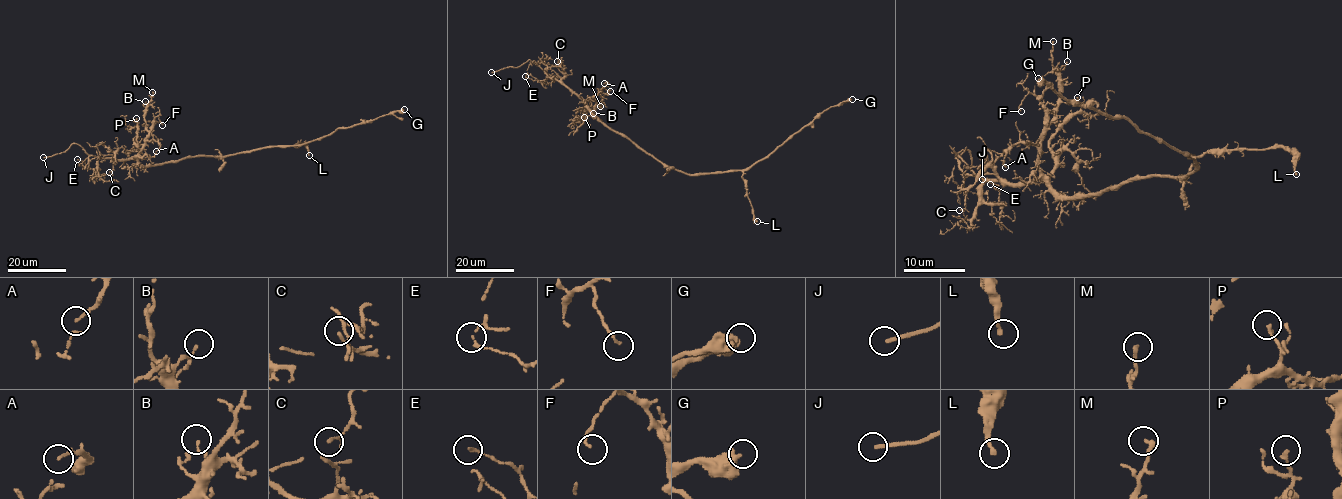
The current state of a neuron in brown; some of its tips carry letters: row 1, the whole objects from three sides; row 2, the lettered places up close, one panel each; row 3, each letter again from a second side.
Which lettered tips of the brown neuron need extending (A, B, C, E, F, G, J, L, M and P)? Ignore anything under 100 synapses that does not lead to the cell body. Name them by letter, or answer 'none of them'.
J

